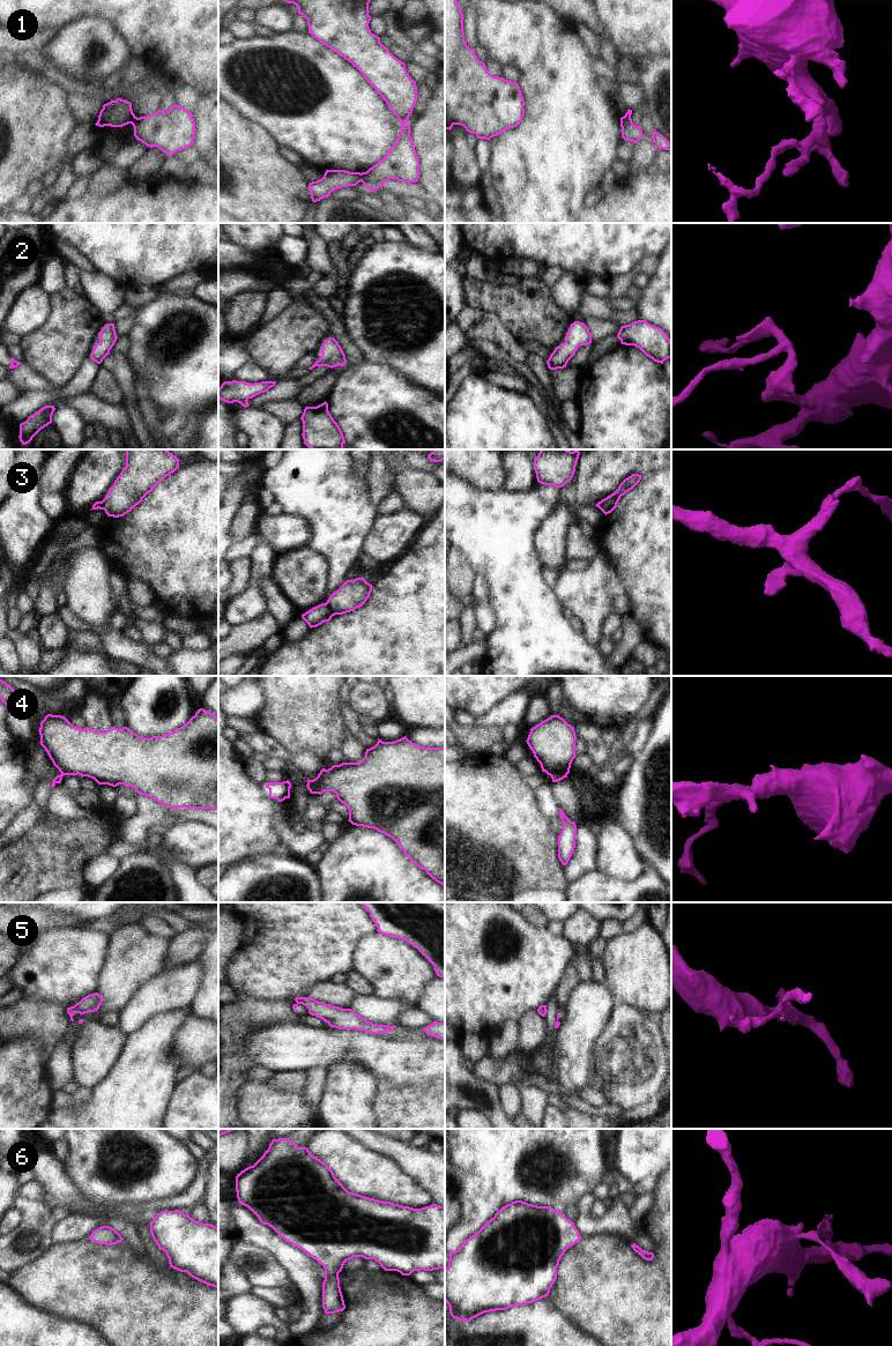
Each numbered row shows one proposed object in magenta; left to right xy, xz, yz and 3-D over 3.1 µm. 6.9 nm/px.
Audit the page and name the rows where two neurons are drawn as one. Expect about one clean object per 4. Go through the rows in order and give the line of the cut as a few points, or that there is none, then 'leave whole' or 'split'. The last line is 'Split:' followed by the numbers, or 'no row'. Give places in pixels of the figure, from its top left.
1: xz (359, 173), (361, 180) | split
2: no cut | leave whole
3: xz (326, 602), (334, 615) | split
4: yz (566, 773), (554, 773), (550, 775) | split
5: xy (68, 1008), (69, 1014) | split
6: no cut | leave whole
Split: 1, 3, 4, 5

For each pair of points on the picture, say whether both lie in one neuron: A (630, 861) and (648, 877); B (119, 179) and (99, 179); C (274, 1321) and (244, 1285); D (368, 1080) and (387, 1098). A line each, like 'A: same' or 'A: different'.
A: different
B: same
C: different
D: different

